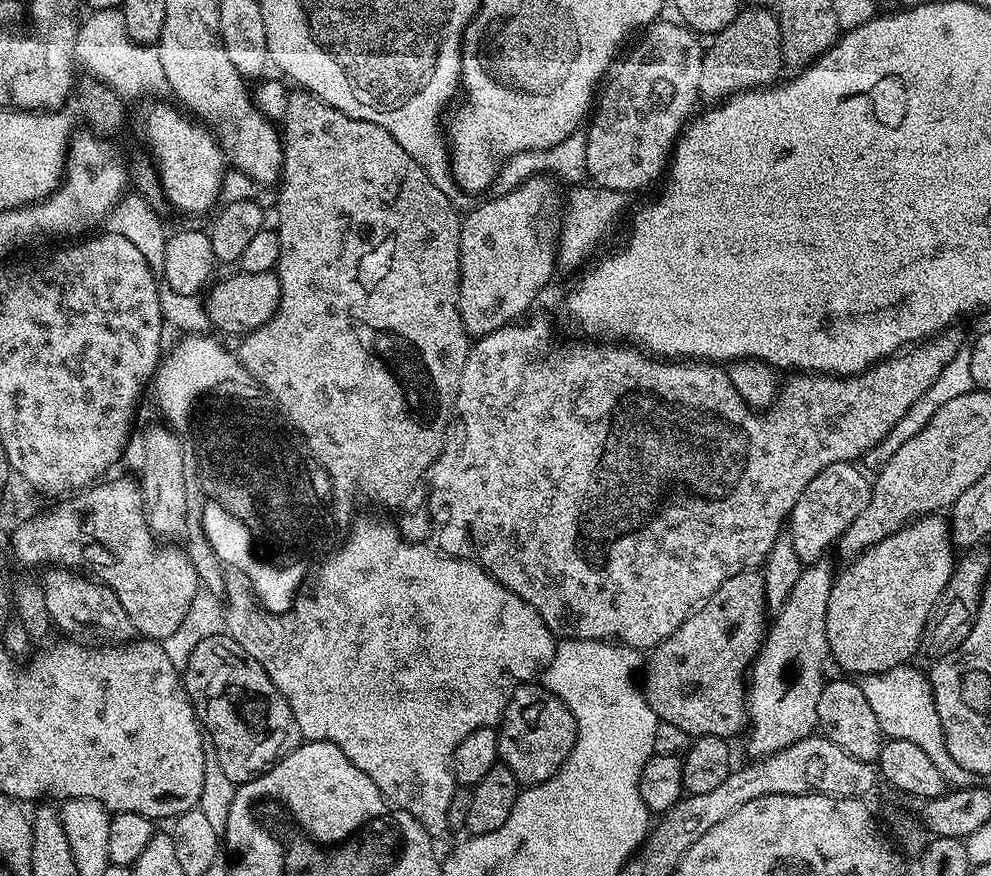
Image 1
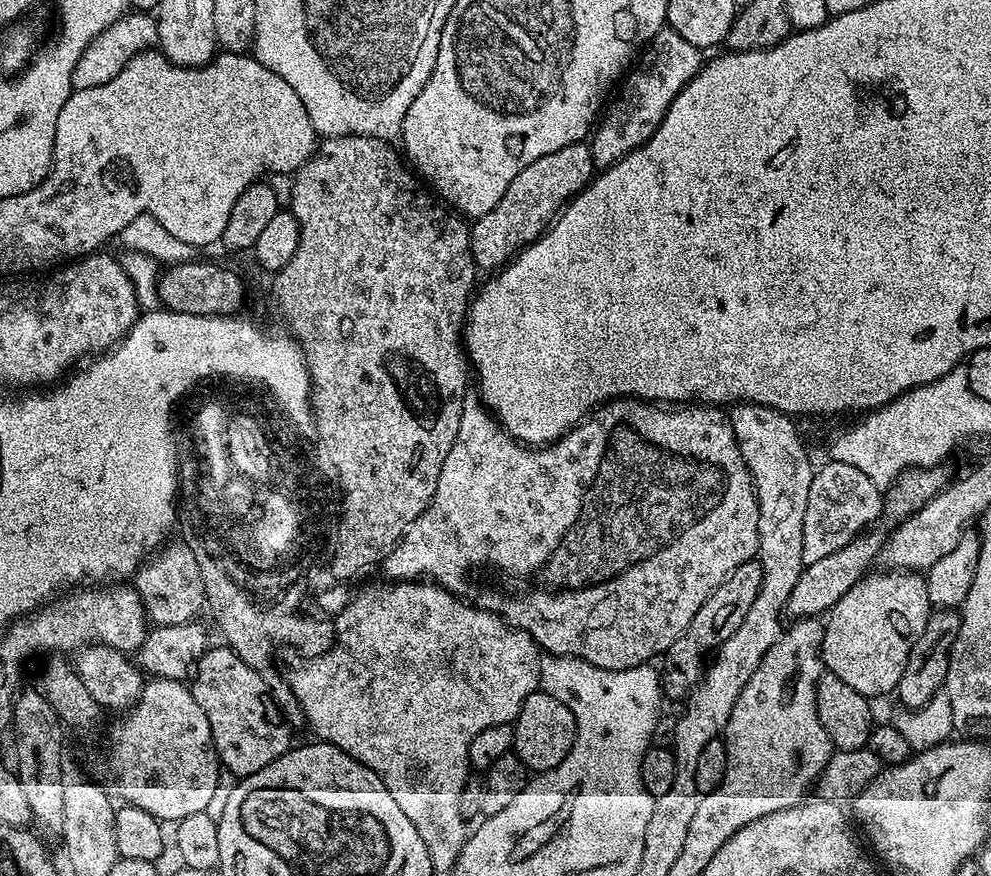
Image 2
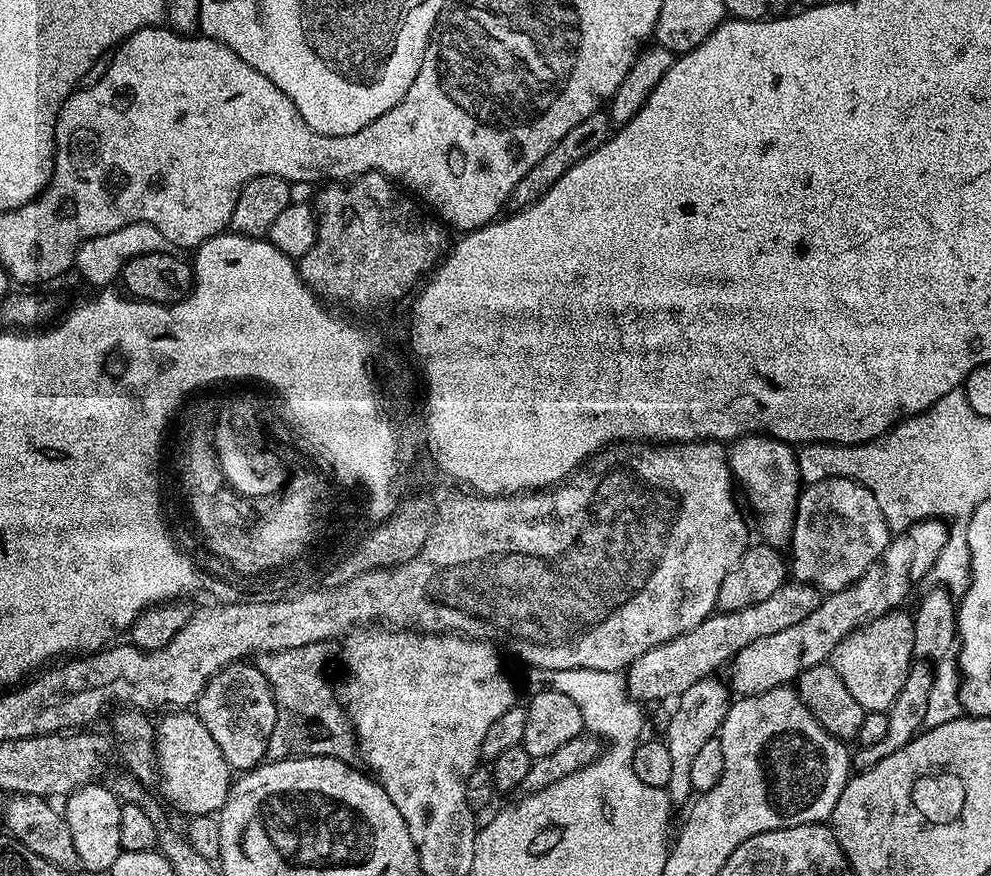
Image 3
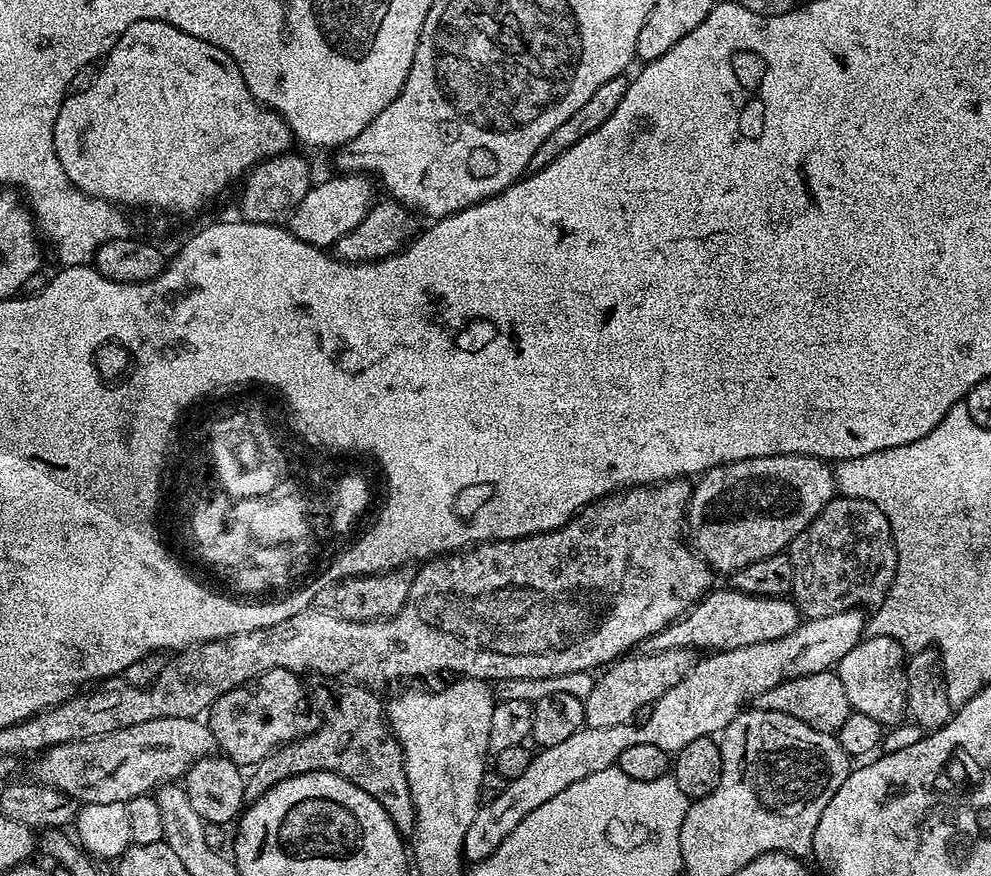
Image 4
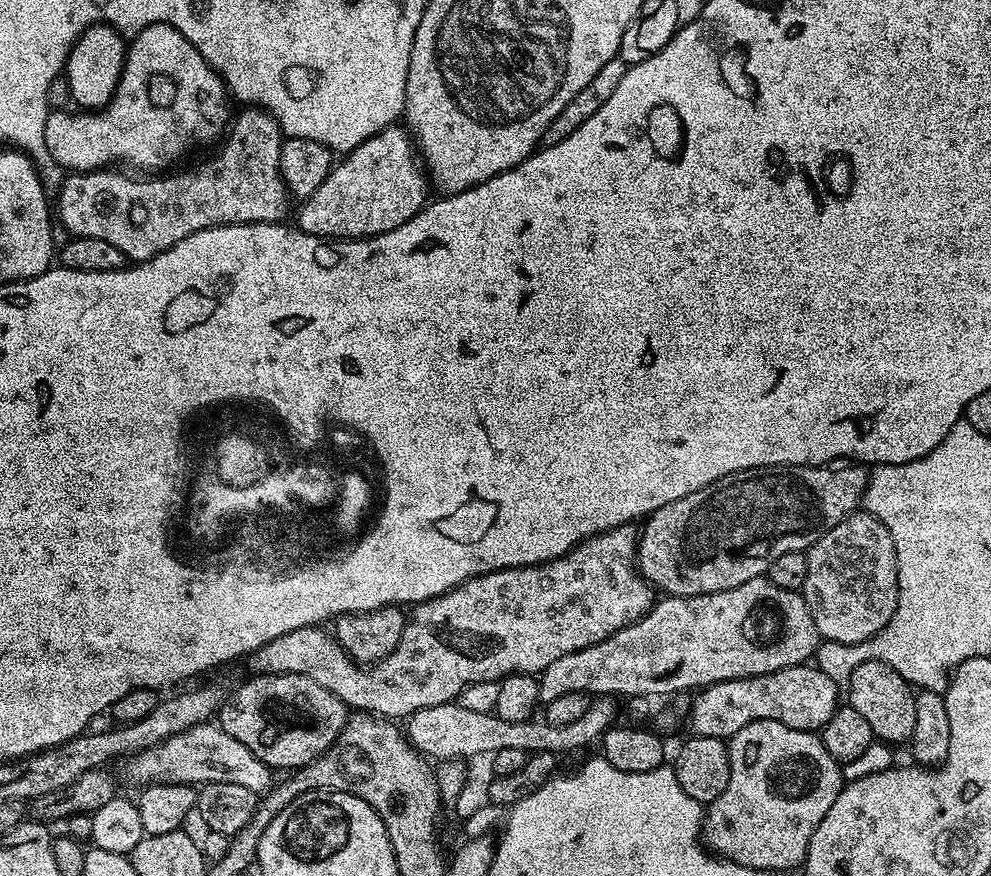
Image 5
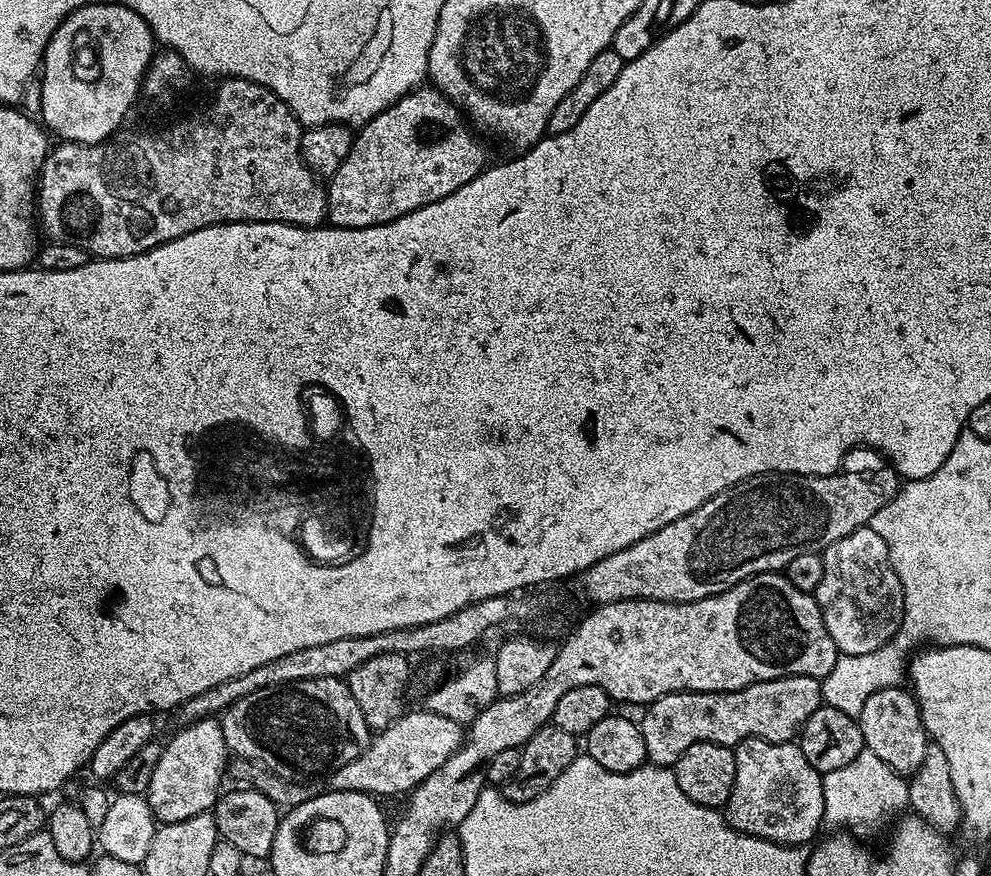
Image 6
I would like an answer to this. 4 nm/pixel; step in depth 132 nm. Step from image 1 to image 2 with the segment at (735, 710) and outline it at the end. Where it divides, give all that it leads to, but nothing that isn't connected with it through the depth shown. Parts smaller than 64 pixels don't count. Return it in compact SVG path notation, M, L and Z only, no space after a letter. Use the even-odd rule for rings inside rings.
M759 559L742 562L742 566L738 566L738 570L734 570L726 578L726 582L722 582L722 586L718 586L718 590L714 590L714 594L706 598L706 602L702 602L702 610L694 614L694 622L690 622L690 626L678 638L678 642L674 642L674 646L670 646L662 657L662 684L667 691L669 688L672 692L680 692L684 688L684 692L699 683L705 673L706 657L714 653L742 625L750 606L758 596L762 576Z

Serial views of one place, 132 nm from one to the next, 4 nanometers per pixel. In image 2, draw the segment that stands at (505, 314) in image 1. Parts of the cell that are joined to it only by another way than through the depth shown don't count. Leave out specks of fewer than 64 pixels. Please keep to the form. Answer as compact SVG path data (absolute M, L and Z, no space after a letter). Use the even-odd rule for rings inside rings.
M587 143L562 146L554 154L542 154L538 162L530 162L498 198L498 206L486 214L475 217L470 224L472 261L477 269L499 270L520 249L536 241L556 219L561 208L592 181L594 165L592 150Z

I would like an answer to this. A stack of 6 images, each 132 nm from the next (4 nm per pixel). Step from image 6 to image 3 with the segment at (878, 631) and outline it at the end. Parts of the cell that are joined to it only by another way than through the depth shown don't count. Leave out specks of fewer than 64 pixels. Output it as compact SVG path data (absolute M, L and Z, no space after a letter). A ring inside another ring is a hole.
M827 476L822 482L807 485L797 498L796 520L790 543L790 572L799 583L810 584L824 594L841 592L856 584L858 578L880 559L890 539L890 526L878 506L878 498L866 486L841 476Z

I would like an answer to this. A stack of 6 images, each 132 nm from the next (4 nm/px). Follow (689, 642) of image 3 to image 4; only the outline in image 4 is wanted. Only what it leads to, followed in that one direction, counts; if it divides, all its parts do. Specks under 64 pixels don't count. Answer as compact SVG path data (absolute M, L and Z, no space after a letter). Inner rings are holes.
M675 648L665 652L648 650L645 653L645 656L636 656L637 654L625 655L623 658L610 664L603 671L605 673L593 681L590 694L583 699L584 720L587 727L597 729L599 727L629 723L635 714L638 713L640 706L655 704L658 698L662 698L662 694L666 694L666 690L670 690L670 686L678 686L678 682L682 682L682 678L686 678L686 674L690 674L694 663L693 653L687 648Z

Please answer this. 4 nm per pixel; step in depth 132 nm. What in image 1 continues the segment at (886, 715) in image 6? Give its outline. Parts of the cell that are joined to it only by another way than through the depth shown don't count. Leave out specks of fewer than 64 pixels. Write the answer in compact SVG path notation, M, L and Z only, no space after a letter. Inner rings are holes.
M940 514L921 516L855 557L849 563L852 565L833 579L830 606L826 606L828 650L831 659L836 659L837 666L844 671L841 673L863 678L889 672L899 664L908 664L919 649L924 627L928 625L928 618L936 609L938 598L942 590L946 590L946 582L950 582L950 574L956 569L957 563L952 529L949 521Z

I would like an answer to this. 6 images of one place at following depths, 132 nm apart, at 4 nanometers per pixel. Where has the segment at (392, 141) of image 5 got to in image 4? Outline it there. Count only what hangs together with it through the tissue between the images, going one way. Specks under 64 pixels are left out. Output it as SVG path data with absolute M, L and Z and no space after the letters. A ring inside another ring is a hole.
M335 174L329 180L313 183L312 189L298 202L298 210L294 210L290 221L290 231L302 242L315 248L331 249L362 218L366 218L372 209L374 195L372 196L373 181L364 174Z

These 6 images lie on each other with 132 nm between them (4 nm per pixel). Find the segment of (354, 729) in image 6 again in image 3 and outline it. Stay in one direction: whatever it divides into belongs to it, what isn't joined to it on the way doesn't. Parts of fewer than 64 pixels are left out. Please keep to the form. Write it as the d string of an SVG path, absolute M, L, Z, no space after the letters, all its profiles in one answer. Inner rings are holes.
M255 663L228 664L220 672L217 672L212 681L202 690L199 700L194 705L194 711L206 726L206 730L210 730L214 742L218 742L218 750L222 750L229 768L251 770L265 759L268 751L268 739L274 730L276 721L276 703L270 682L266 682L262 670L258 670Z

